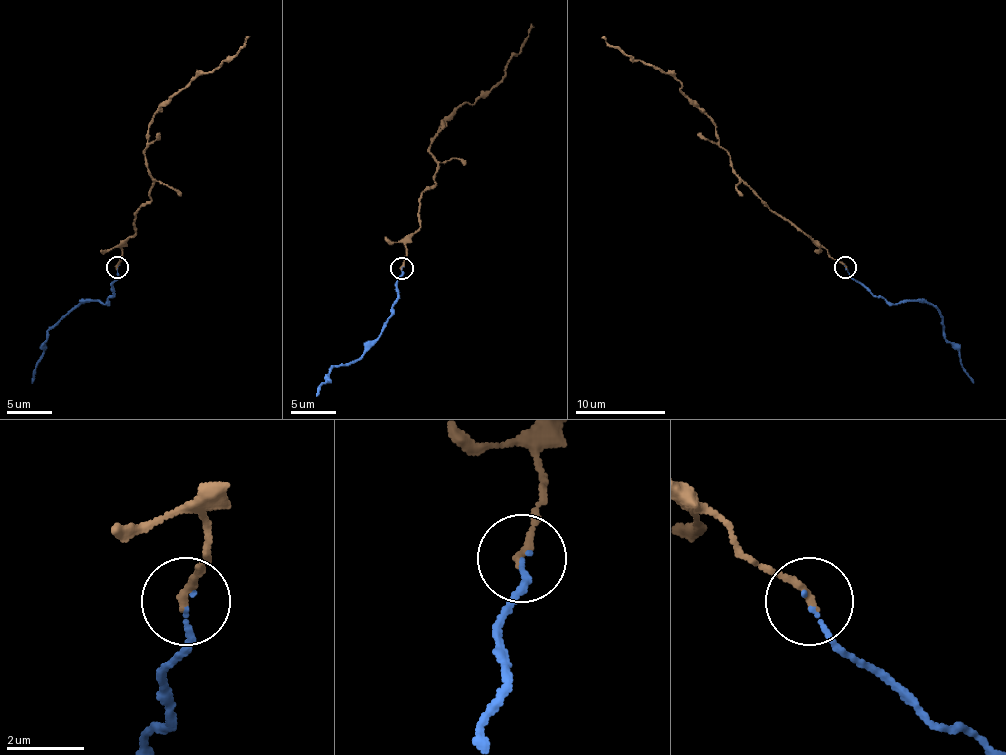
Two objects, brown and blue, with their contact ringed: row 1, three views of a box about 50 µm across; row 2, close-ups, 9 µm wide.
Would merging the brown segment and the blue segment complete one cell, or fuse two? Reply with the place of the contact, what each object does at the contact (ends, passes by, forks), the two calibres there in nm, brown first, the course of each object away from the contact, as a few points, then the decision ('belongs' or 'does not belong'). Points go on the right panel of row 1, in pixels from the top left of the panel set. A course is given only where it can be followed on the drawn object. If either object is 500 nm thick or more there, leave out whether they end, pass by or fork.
place (845, 267); brown ends; blue ends; calibres 220 and 110 nm; course brown (846, 267), (761, 199), (732, 166), (716, 125), (684, 94), (682, 85), (671, 74), (633, 60), (604, 36); course blue (846, 269), (873, 294), (888, 303), (931, 303), (942, 318), (944, 338), (958, 352), (967, 376), (974, 383); belongs

